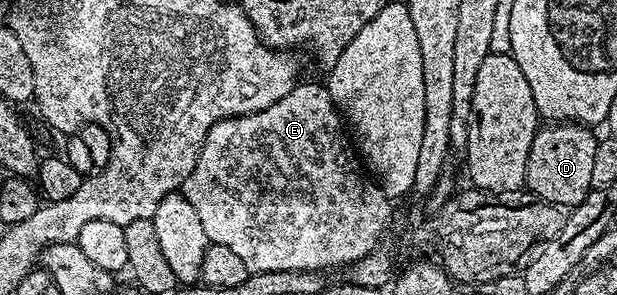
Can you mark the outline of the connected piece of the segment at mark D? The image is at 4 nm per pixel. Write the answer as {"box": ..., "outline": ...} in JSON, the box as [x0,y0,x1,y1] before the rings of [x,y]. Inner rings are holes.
{"box":[525,121,598,209],"outline":[[[553,121],[538,130],[535,141],[531,141],[531,153],[527,157],[525,170],[525,187],[538,199],[546,199],[548,203],[556,203],[559,207],[572,209],[578,207],[587,197],[591,189],[591,169],[595,165],[598,136],[593,136],[584,123],[572,121]]]}

